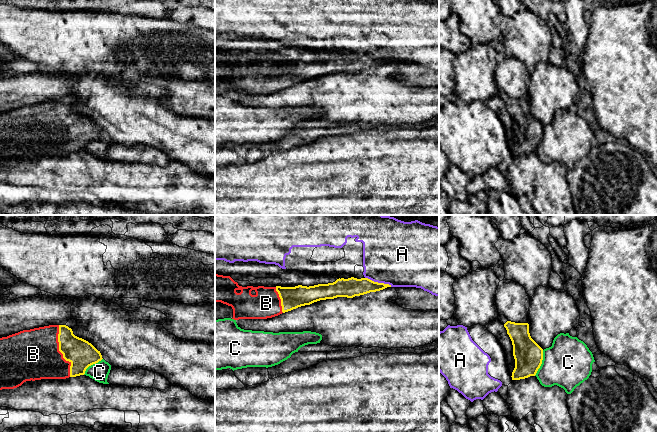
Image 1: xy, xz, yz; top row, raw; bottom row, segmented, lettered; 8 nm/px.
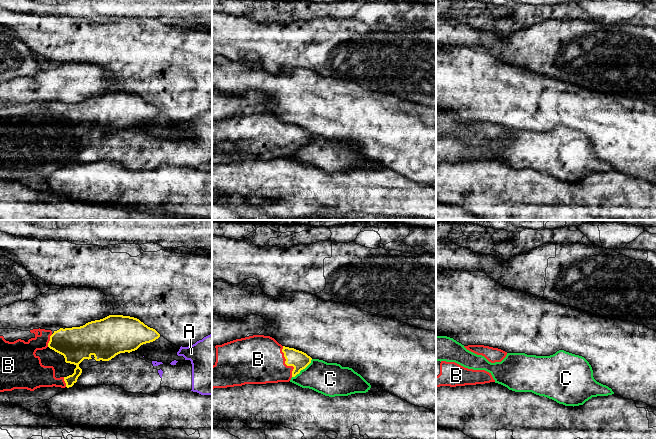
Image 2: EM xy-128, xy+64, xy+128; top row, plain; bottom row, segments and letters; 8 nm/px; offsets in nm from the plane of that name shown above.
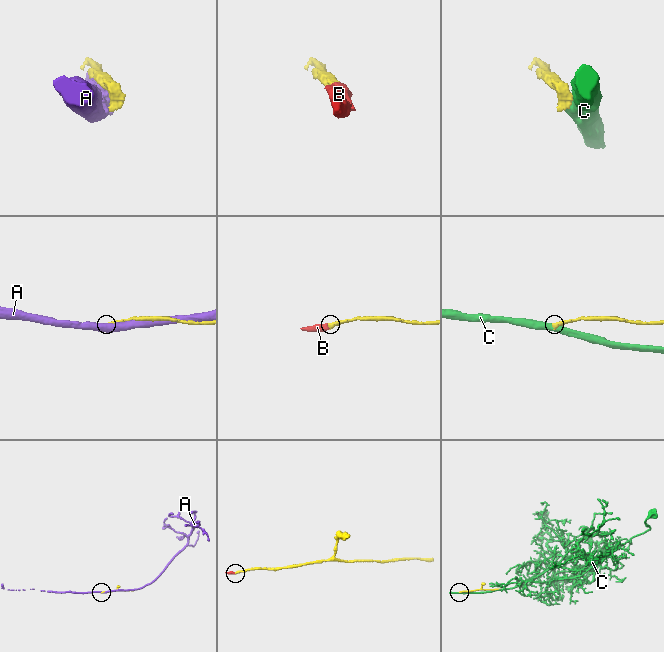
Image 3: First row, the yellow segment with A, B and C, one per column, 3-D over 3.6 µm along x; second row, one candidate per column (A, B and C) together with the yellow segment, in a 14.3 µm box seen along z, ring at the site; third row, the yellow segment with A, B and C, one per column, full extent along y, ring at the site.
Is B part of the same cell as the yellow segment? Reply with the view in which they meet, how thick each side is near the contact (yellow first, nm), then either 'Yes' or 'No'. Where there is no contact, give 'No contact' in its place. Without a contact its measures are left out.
Touches yellow in xy. Thickness 220 nm (yellow) against 400 nm. Yes

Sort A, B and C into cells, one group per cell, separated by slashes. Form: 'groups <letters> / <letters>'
groups A / B / C

